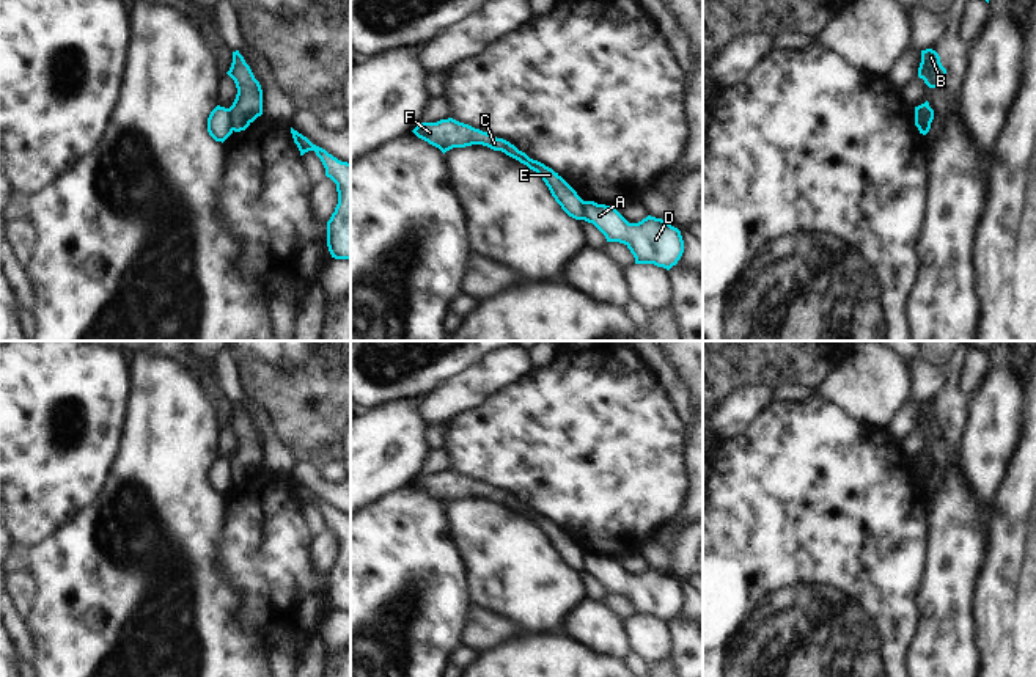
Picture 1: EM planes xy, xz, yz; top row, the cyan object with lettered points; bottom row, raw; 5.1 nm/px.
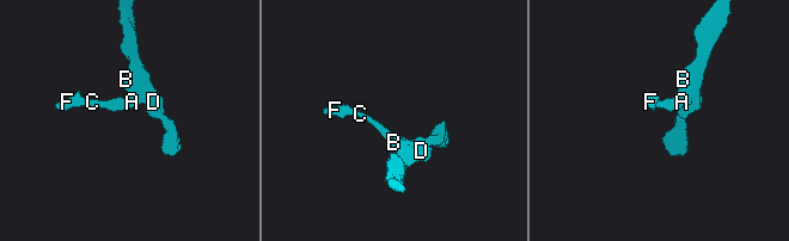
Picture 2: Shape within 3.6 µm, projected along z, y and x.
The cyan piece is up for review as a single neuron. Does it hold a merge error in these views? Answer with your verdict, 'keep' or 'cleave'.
cleave

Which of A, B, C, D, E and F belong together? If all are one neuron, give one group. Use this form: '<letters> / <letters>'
A B D / C E F

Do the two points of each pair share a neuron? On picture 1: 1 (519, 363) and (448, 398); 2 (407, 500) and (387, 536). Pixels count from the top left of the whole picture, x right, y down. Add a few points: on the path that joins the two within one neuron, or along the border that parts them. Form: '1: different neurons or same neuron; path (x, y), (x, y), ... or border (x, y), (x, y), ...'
1: same neuron; path (502, 368), (466, 391)
2: same neuron; path (406, 509), (395, 520), (395, 526)

